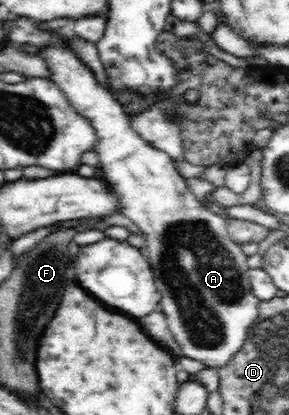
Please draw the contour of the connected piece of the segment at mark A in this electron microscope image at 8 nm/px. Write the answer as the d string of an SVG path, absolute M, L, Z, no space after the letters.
M68 41L39 49L38 52L47 61L47 67L51 71L48 78L57 83L77 113L91 121L99 137L99 144L95 144L93 148L99 159L97 176L119 196L121 213L130 218L142 234L146 234L145 257L152 266L154 281L162 296L158 311L166 317L169 331L183 351L183 356L200 360L207 367L225 366L244 348L247 336L258 320L259 304L262 302L250 288L248 256L243 253L239 243L229 236L227 219L201 204L185 183L185 178L175 169L172 158L162 150L153 148L135 132L122 105L117 101L117 96L98 82L92 69L87 68L70 50Z

